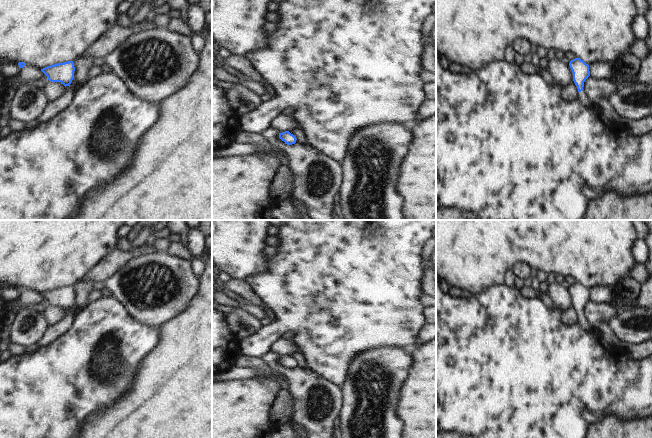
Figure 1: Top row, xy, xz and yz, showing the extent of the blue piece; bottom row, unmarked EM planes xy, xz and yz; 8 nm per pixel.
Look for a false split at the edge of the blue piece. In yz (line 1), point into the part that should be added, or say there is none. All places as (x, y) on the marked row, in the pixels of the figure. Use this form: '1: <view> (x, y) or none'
1: yz (582, 95)

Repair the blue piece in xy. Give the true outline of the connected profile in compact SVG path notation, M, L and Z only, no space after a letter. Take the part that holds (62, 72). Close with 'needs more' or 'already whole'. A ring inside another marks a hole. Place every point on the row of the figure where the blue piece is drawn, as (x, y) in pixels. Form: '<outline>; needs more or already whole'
M73 61L47 66L41 69L41 71L47 76L49 81L61 82L65 86L65 90L57 98L46 103L36 118L36 123L46 122L58 112L62 111L74 95L74 89L70 87L75 71Z; needs more

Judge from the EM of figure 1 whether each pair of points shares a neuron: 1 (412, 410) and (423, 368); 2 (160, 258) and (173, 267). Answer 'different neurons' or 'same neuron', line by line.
1: same neuron
2: same neuron

